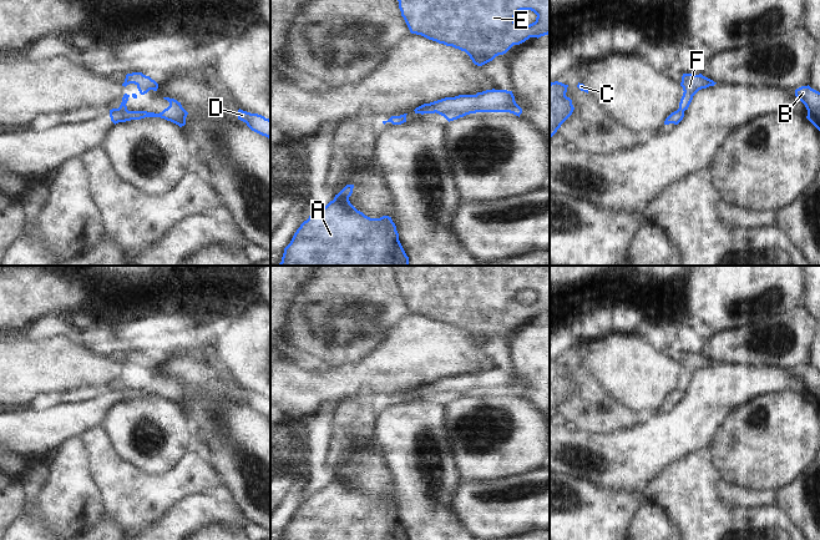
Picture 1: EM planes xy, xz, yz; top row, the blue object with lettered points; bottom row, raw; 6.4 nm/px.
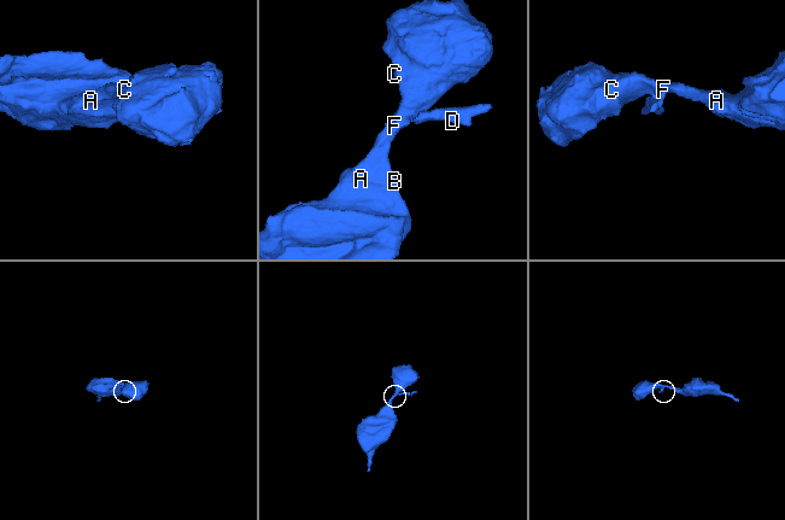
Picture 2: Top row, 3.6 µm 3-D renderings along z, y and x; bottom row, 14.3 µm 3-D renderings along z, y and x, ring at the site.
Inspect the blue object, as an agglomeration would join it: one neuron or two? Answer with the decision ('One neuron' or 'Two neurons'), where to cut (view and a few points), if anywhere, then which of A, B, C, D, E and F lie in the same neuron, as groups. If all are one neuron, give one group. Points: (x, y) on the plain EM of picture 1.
Two neurons. Split along xy (119, 387), (126, 388). Groups: A B C E F / D

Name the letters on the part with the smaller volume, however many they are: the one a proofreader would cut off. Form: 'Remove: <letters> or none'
Remove: D

